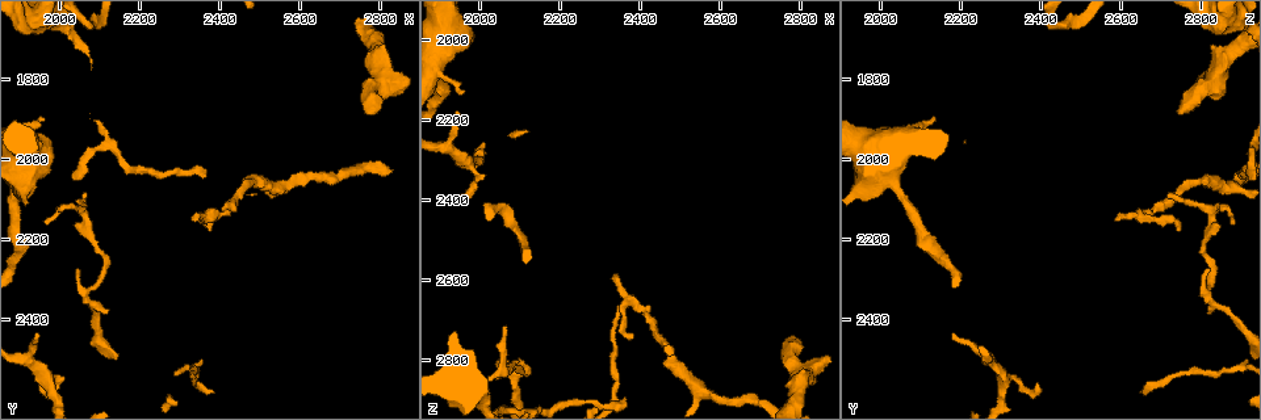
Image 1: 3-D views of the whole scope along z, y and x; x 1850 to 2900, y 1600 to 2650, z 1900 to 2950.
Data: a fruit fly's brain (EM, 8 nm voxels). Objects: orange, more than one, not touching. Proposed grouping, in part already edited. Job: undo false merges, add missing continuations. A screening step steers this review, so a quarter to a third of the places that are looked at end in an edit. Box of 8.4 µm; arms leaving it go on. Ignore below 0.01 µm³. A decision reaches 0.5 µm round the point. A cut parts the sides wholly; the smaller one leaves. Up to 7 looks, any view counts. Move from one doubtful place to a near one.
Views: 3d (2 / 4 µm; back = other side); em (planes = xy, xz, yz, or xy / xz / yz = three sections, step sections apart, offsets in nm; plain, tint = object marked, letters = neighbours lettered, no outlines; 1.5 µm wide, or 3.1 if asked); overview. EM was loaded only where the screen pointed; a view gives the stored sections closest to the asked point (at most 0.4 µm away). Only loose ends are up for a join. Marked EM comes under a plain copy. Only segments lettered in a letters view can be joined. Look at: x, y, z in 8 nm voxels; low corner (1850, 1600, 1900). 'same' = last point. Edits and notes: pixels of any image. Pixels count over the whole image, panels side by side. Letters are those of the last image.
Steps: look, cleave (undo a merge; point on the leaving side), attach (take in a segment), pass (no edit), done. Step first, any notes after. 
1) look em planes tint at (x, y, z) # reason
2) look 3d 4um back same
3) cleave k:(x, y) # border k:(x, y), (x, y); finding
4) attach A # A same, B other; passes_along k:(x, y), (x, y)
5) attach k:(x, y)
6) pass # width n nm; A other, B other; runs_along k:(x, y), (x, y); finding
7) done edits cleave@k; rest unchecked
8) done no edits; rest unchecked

look em yz step 4 tint at (2765, 1885, 2740) # stops while still wide

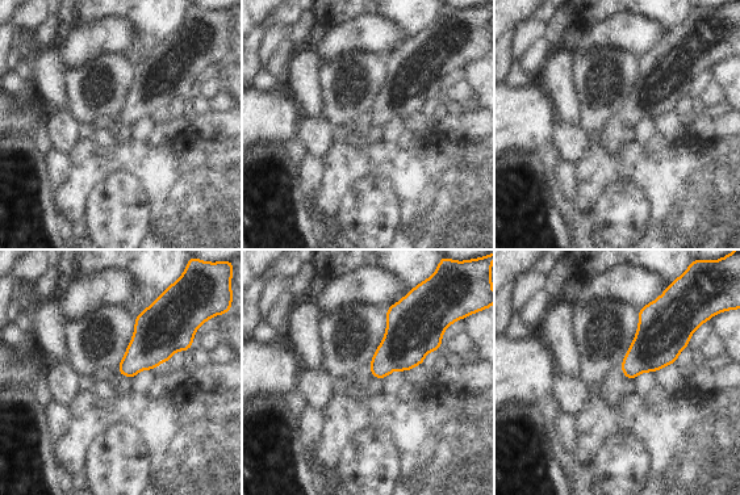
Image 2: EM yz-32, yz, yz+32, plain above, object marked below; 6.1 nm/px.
look em planes tint same

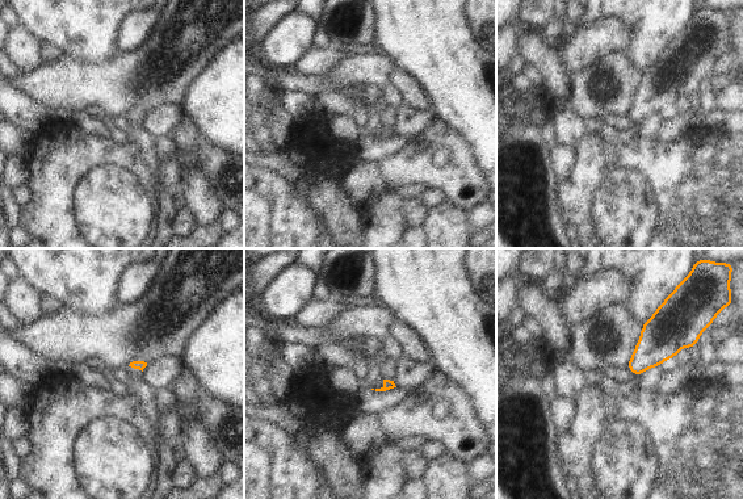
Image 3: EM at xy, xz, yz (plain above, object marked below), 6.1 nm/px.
look em planes letters same # what lies round it

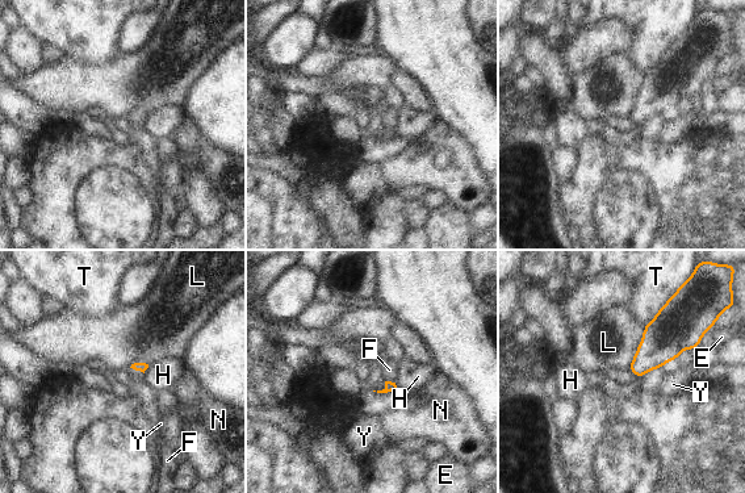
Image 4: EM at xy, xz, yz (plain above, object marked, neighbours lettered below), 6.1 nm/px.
attach 4:(146, 395) # longest_contact L 280 nm; E other, F same, H other, L other, N other, T other, Y other; passes_along 4:(142, 367), (137, 370), (146, 395); it goes on there

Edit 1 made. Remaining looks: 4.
look overview

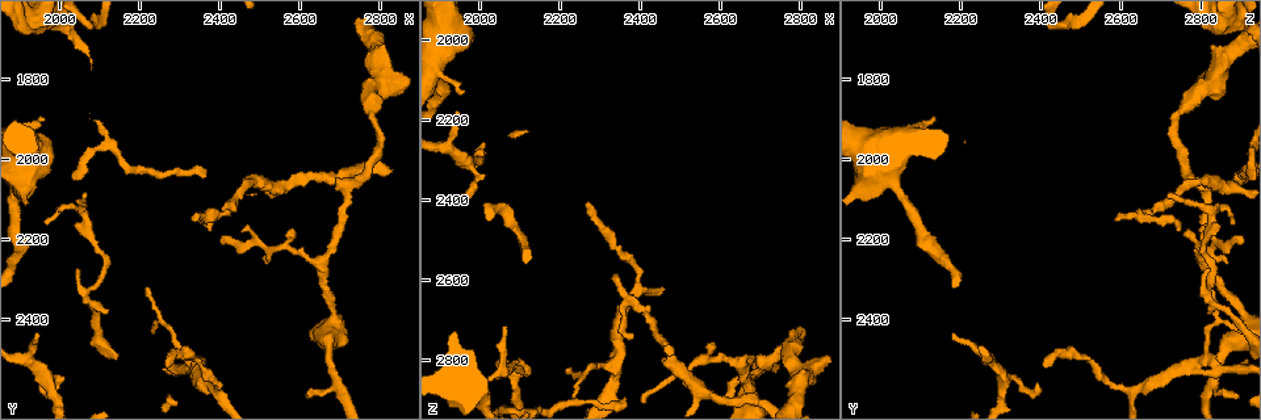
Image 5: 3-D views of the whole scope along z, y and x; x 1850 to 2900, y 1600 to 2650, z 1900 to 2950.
look em planes letters at (2335, 2160, 2595) # thin end

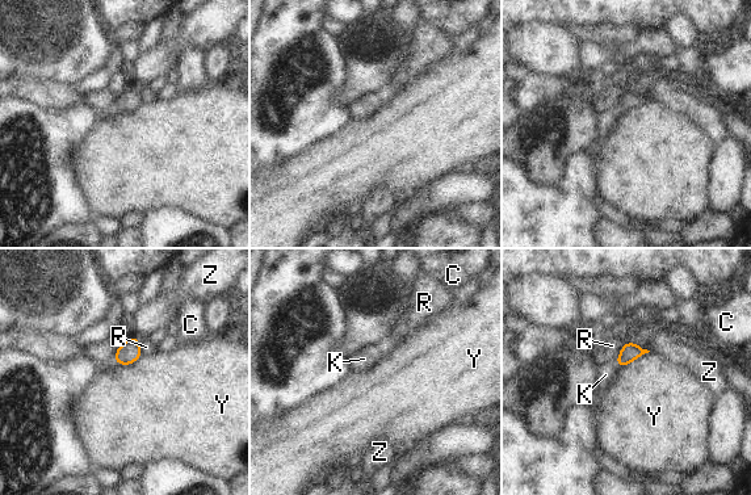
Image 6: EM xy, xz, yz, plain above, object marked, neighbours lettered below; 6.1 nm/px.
attach 6:(605, 374) # width 110 nm; C other, K same, R other, Y other, Z other; it goes on there

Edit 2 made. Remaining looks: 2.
look em yz step 8 letters at (1950, 2425, 2180) # tapers out

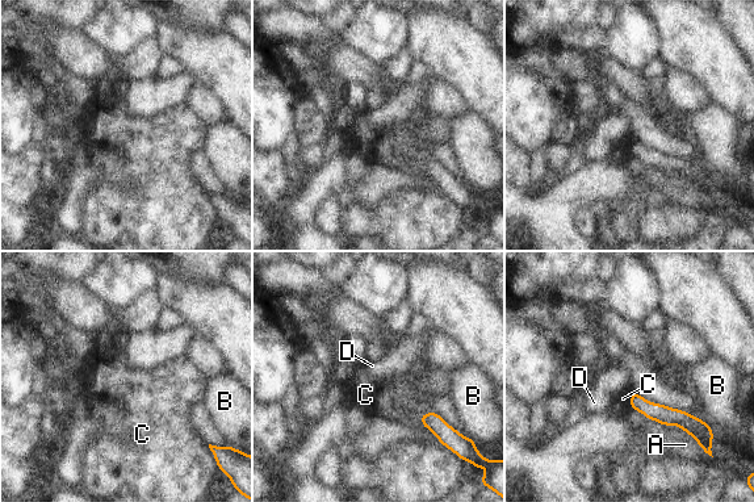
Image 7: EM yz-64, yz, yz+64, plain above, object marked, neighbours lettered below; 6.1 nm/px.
pass # A other, B other, C other, D other; no lettered segment goes on from it

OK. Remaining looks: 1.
done edits attach@4, attach@6; rest unchecked

